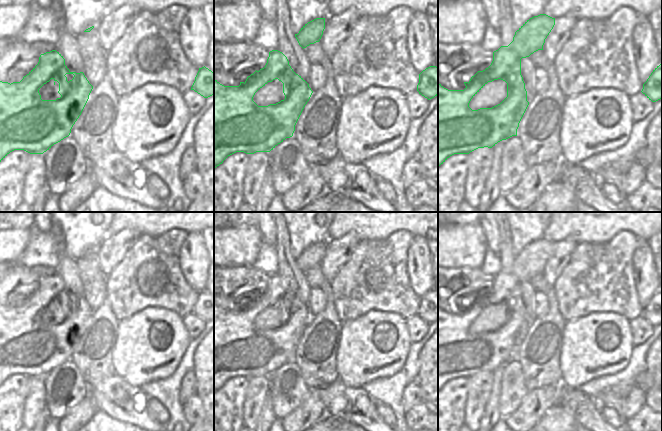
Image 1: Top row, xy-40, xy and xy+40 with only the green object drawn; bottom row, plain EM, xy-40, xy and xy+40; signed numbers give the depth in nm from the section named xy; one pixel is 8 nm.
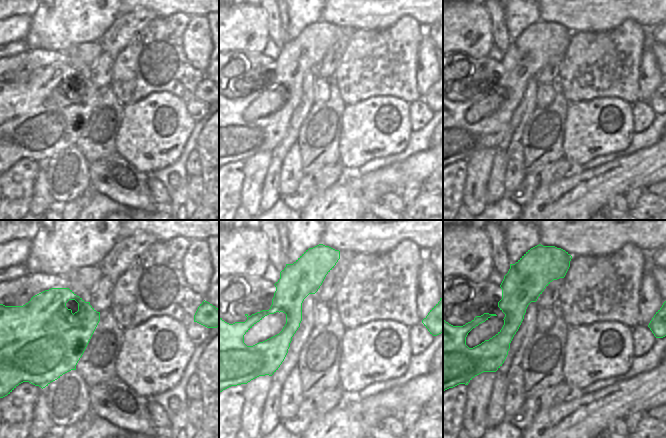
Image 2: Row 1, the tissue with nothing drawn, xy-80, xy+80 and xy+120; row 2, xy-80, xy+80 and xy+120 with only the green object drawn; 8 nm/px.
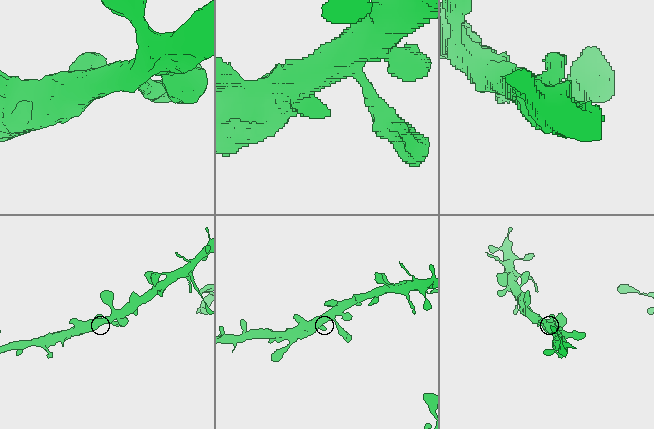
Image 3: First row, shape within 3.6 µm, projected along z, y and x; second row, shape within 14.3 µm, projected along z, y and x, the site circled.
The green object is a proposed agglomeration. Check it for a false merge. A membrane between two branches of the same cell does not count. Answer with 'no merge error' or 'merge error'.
no merge error

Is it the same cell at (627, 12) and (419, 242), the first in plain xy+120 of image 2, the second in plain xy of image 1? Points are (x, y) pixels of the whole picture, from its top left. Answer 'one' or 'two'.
two

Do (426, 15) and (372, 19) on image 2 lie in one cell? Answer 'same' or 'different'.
same

